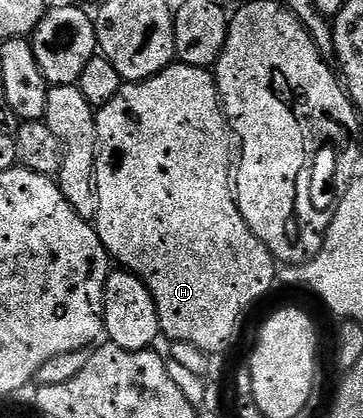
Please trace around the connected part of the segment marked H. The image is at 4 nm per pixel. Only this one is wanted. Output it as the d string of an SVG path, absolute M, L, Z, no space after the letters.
M175 61L150 79L143 79L140 83L123 82L116 97L108 101L108 105L97 108L96 122L98 125L98 152L94 158L94 188L98 194L96 230L100 241L106 246L106 252L119 268L131 271L140 281L144 281L144 285L154 298L158 314L158 330L165 338L167 335L167 340L196 345L196 349L207 353L224 350L233 341L242 314L257 299L262 299L269 293L274 279L276 283L276 260L270 250L258 240L256 233L248 229L238 208L236 191L232 186L232 155L230 159L232 132L230 124L226 122L222 100L218 97L218 84L215 76L207 68L193 67L187 63Z

